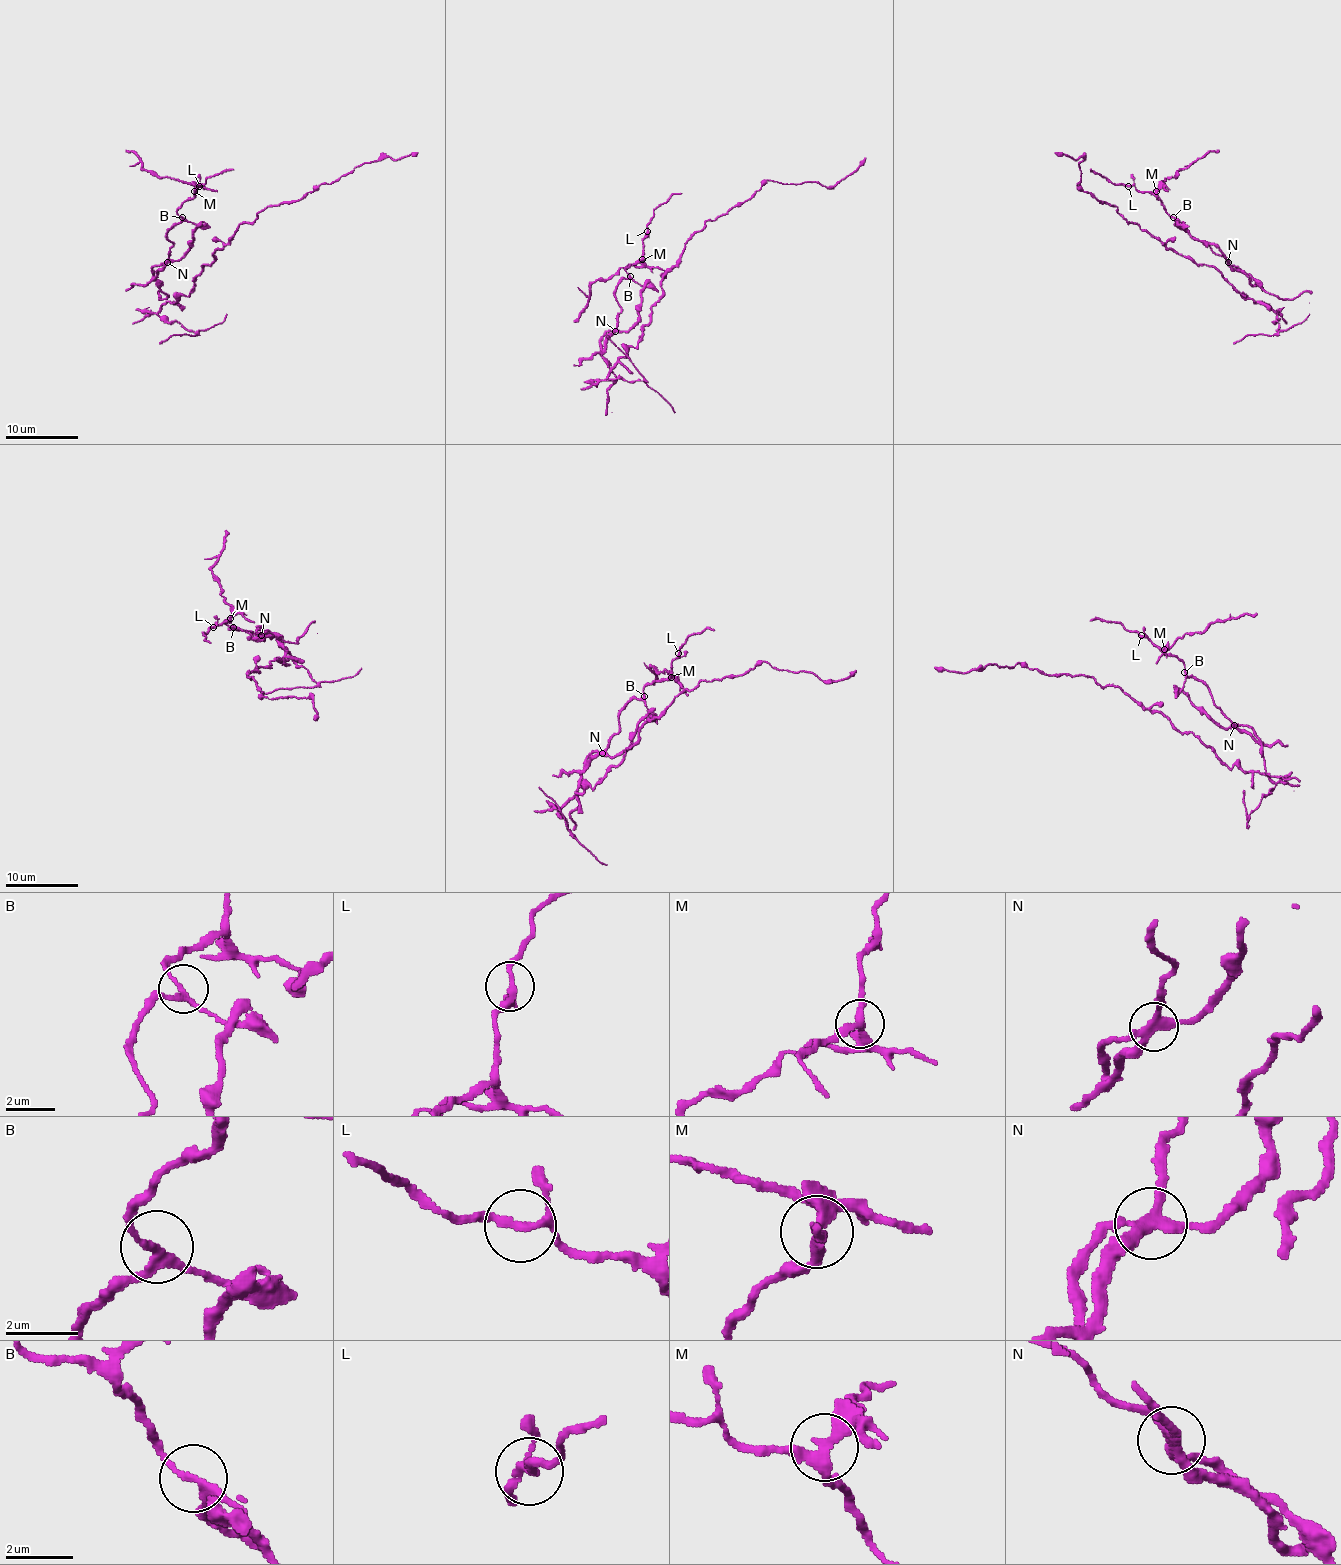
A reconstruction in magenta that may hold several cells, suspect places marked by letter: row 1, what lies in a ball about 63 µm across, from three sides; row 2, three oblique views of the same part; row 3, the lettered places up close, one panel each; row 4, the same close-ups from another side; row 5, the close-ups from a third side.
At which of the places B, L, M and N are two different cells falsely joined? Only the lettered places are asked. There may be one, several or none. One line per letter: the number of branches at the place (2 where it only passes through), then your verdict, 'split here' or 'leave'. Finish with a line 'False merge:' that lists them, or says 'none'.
B: 3 | leave
L: 3 | leave
M: 3 | split here
N: 4 | split here
False merge: M, N

